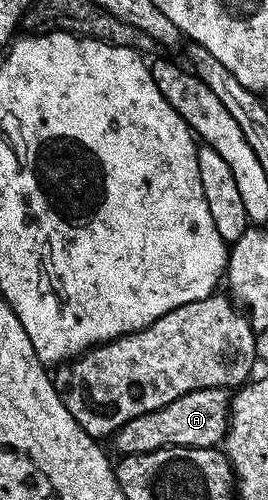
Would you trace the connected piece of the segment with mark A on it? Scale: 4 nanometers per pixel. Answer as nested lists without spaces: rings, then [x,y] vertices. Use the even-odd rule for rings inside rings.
[[[201,388],[192,390],[160,410],[148,410],[124,426],[120,426],[112,437],[114,448],[122,456],[143,456],[161,448],[214,448],[226,438],[230,423],[231,393],[224,388]]]

